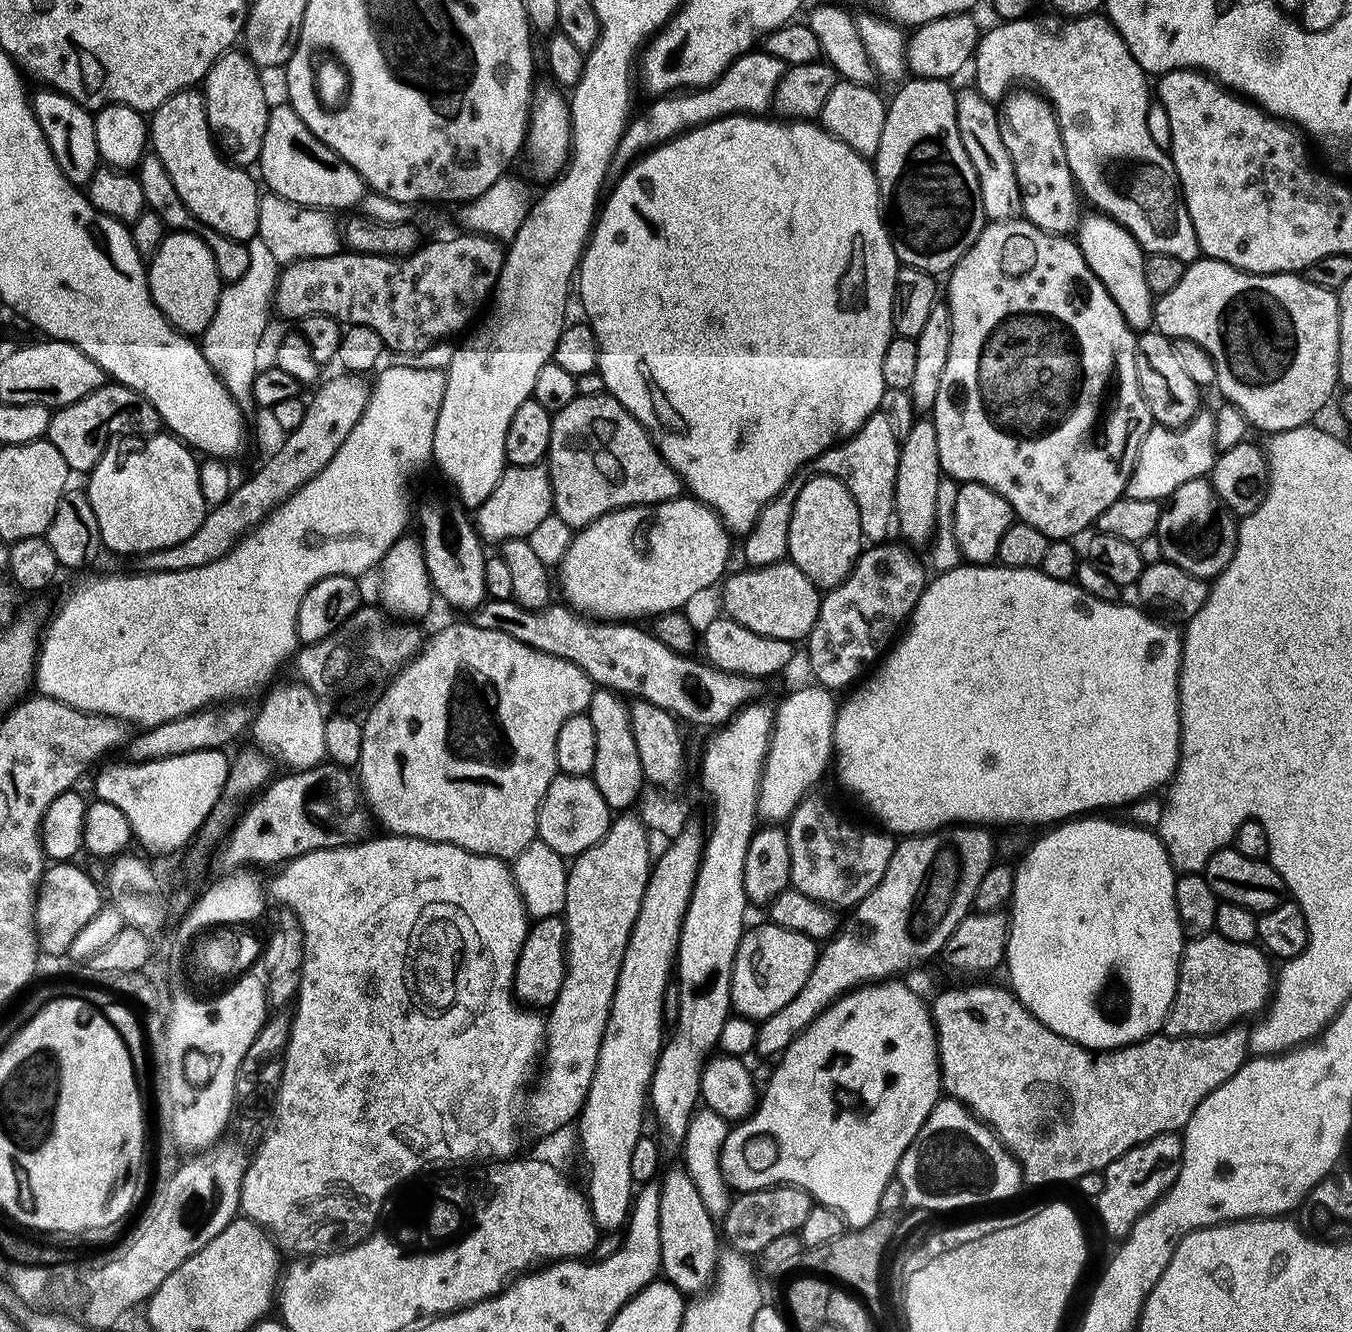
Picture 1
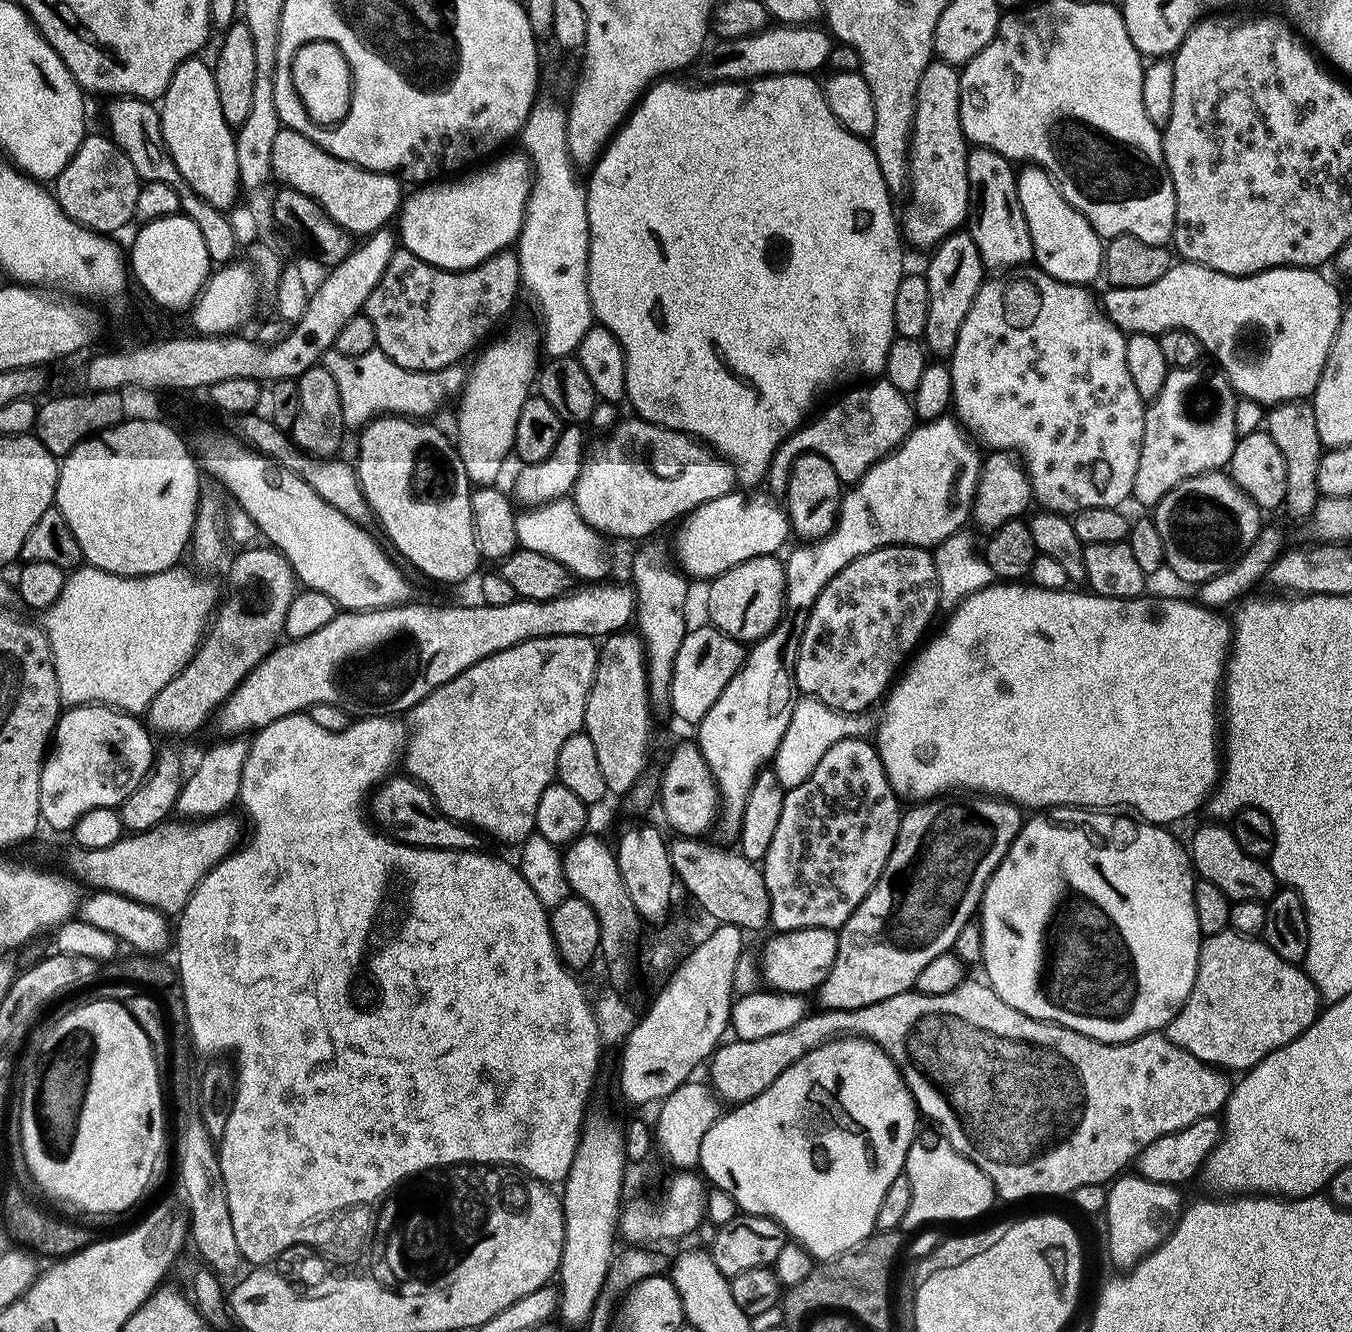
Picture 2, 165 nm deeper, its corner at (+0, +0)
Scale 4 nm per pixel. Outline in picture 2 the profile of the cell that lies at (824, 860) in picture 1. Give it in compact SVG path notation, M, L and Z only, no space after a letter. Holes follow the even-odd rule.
M851 736L850 738L842 738L842 742L834 742L834 746L830 746L830 750L826 750L826 754L822 754L822 762L818 762L818 766L814 766L814 770L810 774L810 778L806 778L806 782L785 791L782 802L782 818L778 818L778 830L774 830L774 842L770 842L770 850L766 852L762 861L766 890L778 901L772 904L768 915L771 927L773 929L776 927L777 933L793 932L803 928L839 930L846 922L846 918L850 918L850 914L854 914L854 910L862 902L862 898L866 898L866 894L870 894L874 882L878 882L878 878L894 850L894 842L900 829L900 816L894 814L888 820L888 808L882 801L876 800L873 804L868 804L872 800L871 794L868 793L868 787L882 788L882 790L888 788L888 778L884 774L880 753L871 739Z

